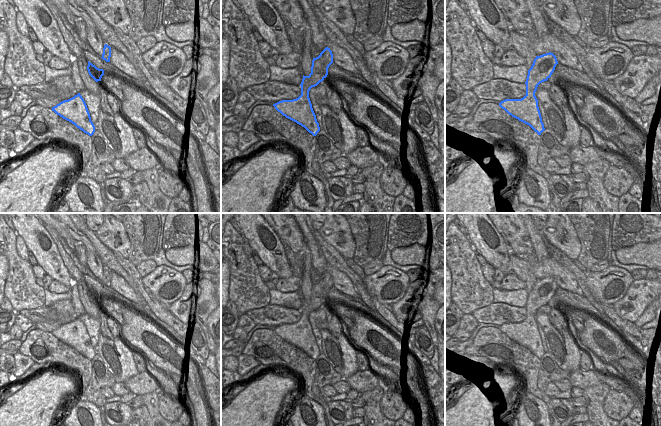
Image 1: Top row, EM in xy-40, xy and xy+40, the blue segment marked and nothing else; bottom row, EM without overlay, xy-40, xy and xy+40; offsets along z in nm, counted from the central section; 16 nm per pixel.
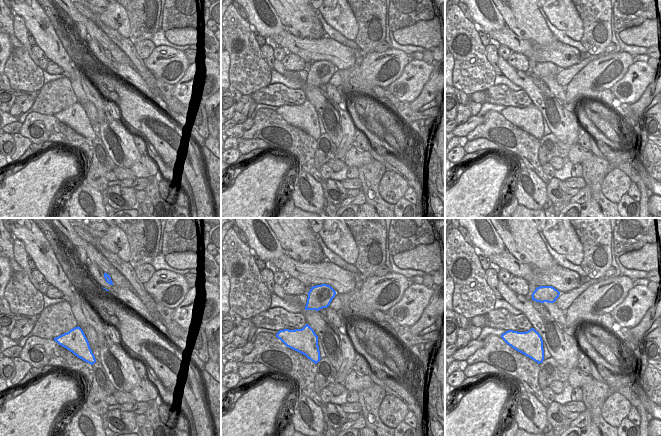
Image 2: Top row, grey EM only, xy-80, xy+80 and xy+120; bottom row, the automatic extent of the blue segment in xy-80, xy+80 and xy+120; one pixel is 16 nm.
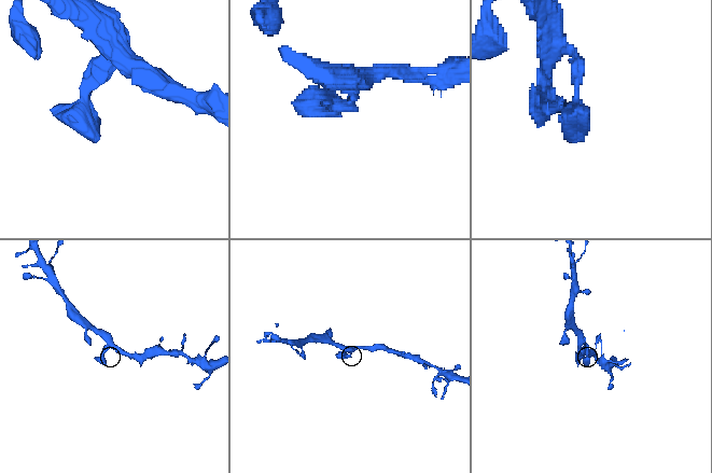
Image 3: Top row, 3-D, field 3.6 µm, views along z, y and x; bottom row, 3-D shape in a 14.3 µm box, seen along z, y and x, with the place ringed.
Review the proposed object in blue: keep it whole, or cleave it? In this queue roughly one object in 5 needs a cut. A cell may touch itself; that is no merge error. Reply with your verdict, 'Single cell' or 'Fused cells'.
Single cell

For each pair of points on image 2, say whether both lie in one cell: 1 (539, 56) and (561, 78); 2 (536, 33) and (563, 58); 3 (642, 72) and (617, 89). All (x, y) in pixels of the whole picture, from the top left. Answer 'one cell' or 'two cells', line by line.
1: two cells
2: two cells
3: one cell

